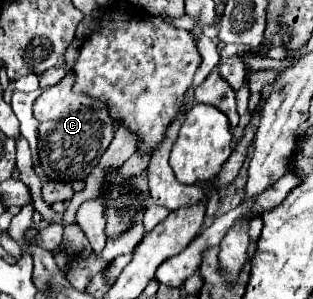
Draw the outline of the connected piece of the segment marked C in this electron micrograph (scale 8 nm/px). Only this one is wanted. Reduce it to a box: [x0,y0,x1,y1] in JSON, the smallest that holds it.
[34,73,118,183]

